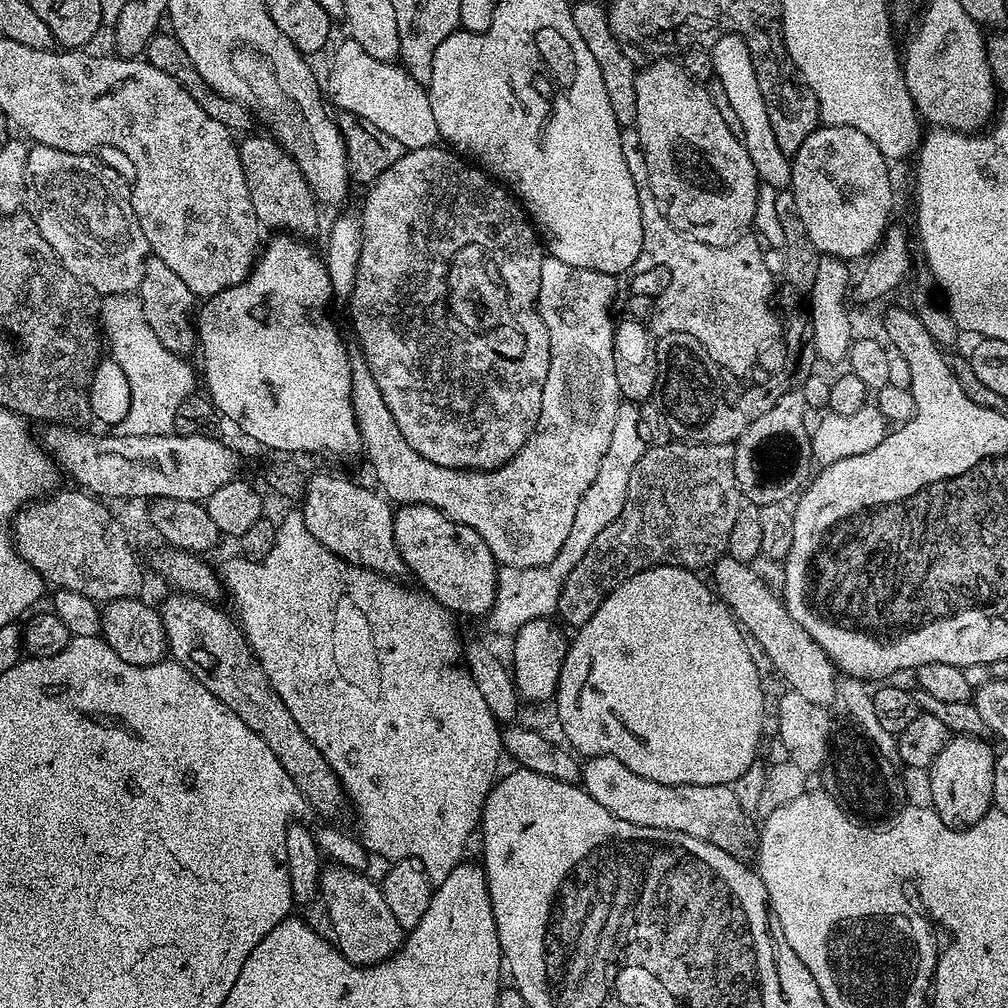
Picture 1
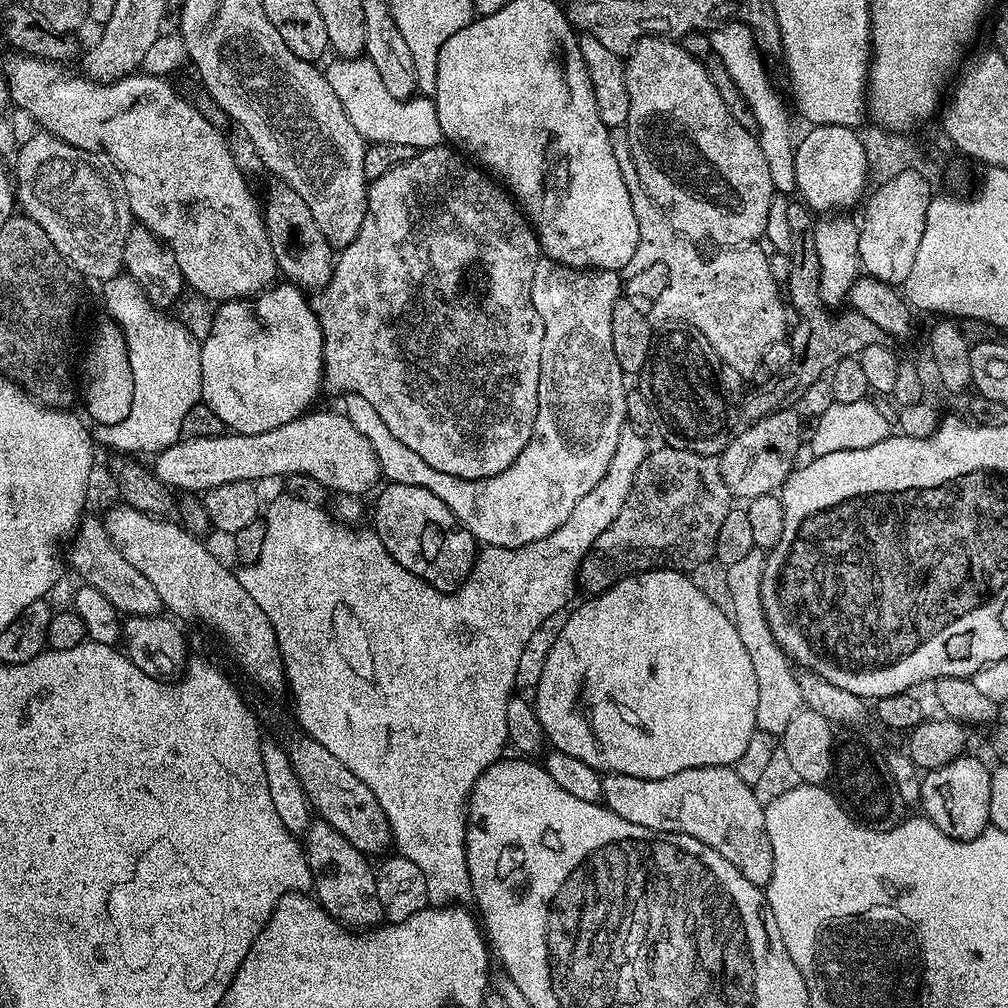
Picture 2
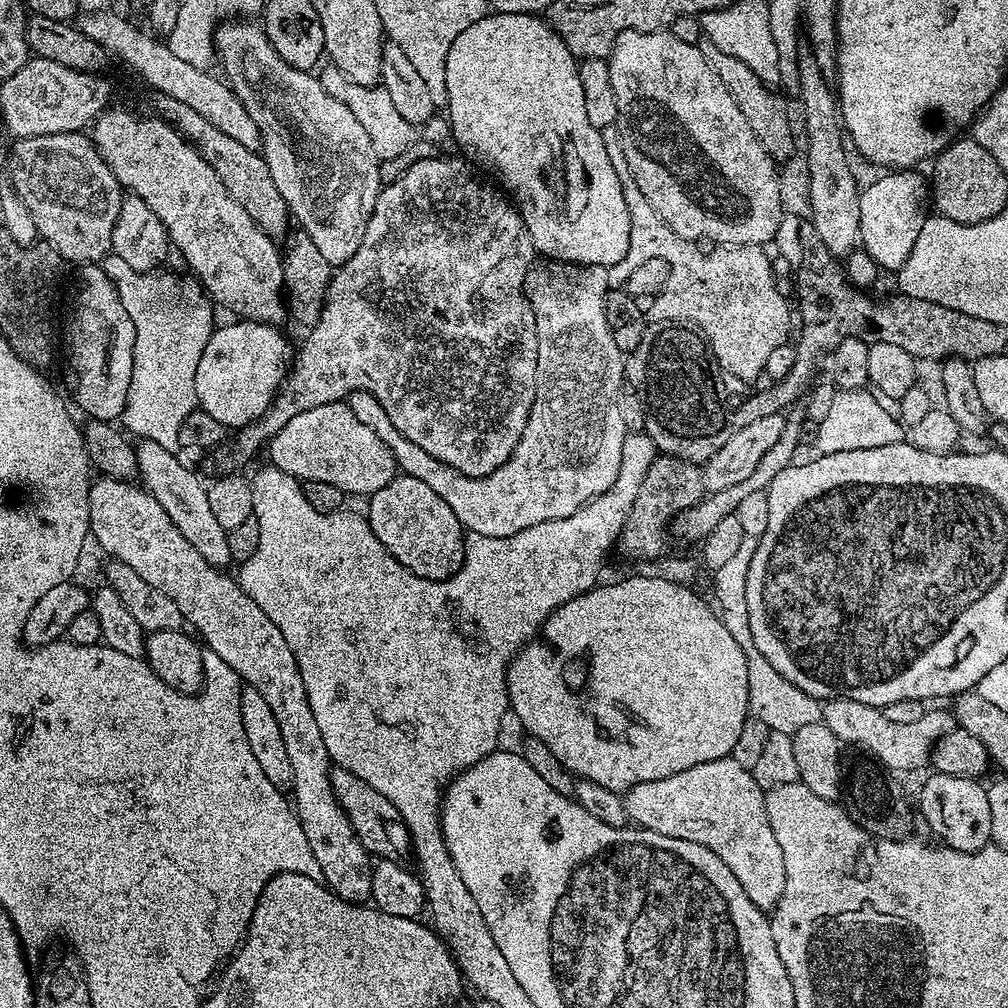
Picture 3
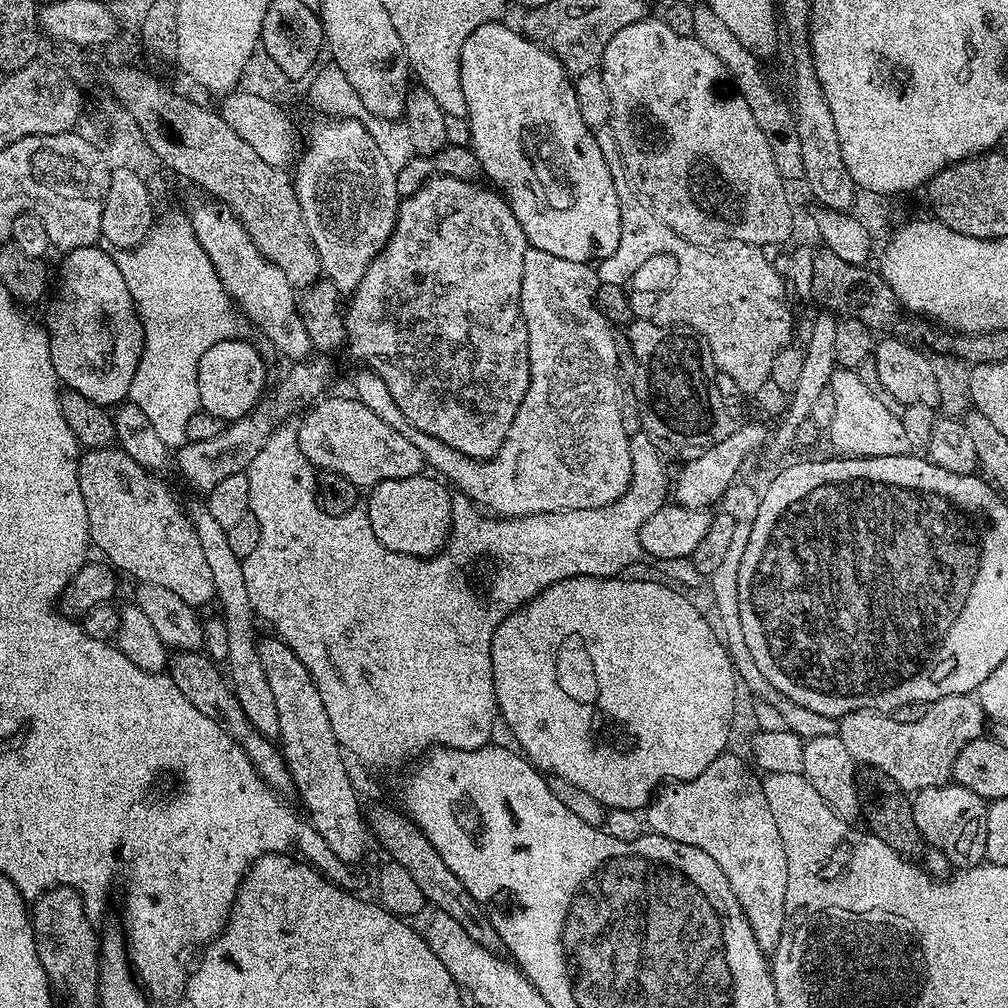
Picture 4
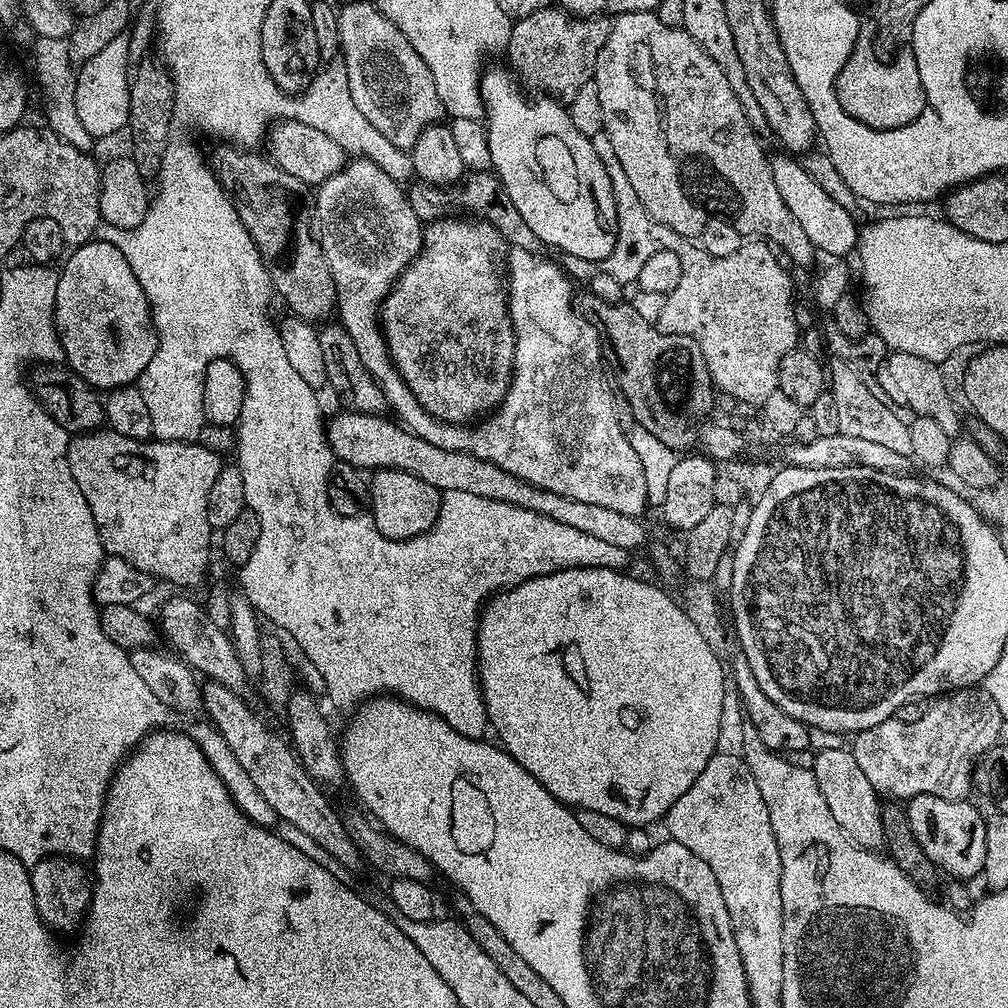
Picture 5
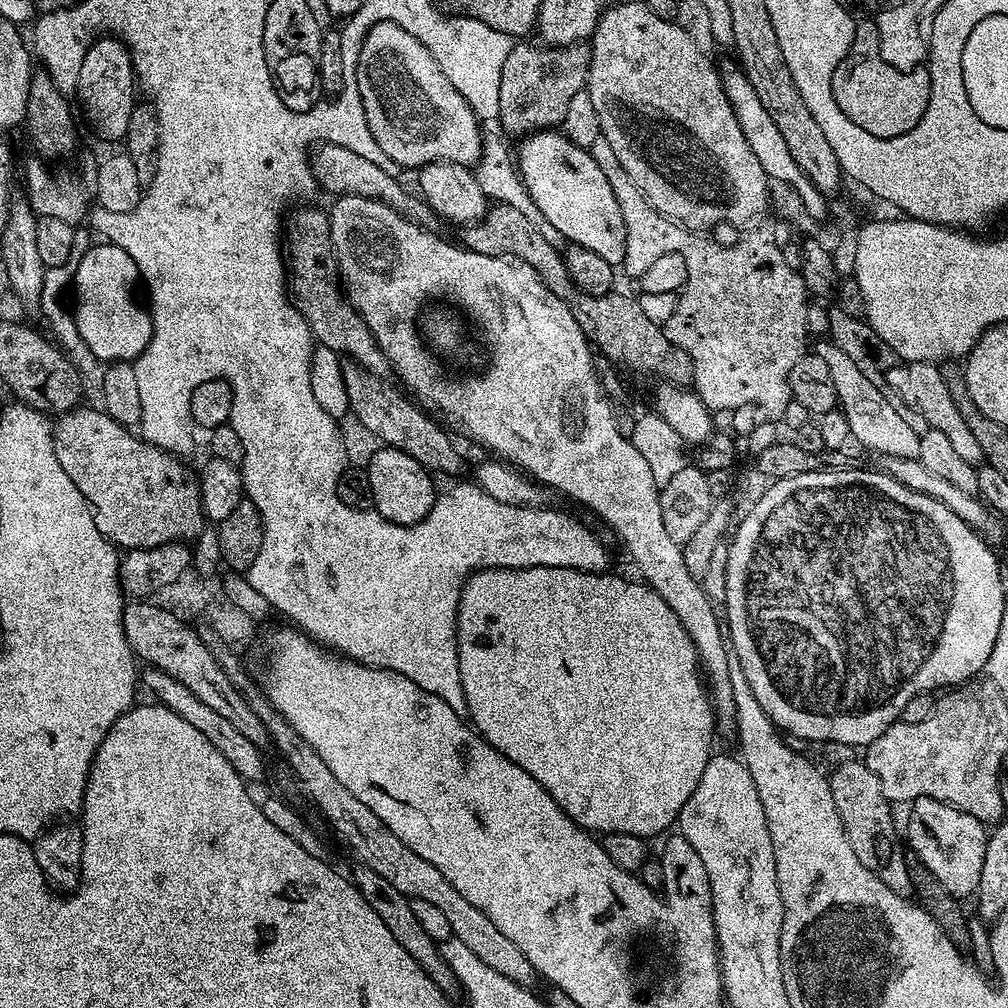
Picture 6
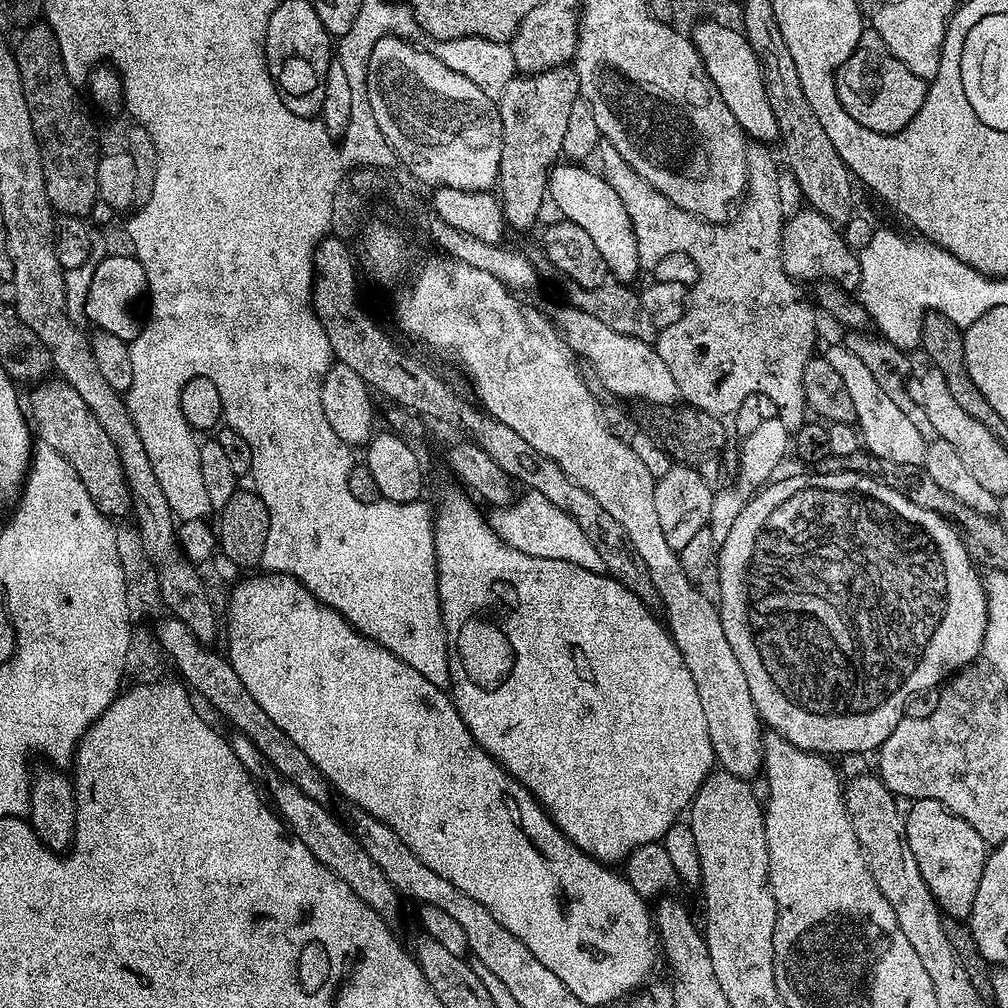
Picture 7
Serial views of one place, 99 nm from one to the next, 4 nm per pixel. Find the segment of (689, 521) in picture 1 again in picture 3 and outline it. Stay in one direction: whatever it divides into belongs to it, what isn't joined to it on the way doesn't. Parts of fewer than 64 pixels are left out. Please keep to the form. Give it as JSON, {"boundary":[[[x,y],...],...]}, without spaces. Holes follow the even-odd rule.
{"boundary":[[[657,455],[654,462],[650,462],[650,470],[646,470],[646,479],[638,490],[638,498],[624,528],[620,531],[618,552],[625,561],[658,560],[665,555],[664,531],[669,531],[670,525],[678,514],[692,508],[706,495],[703,471],[689,460],[674,458],[673,456]]]}

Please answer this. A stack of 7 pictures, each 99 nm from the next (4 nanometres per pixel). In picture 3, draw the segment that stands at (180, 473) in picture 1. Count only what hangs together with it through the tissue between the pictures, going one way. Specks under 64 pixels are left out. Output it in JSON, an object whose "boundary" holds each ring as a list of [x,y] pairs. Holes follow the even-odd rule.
{"boundary":[[[330,402],[326,406],[314,406],[314,410],[302,410],[302,414],[290,418],[274,434],[266,449],[267,455],[272,459],[269,460],[271,467],[301,482],[330,482],[330,486],[338,486],[349,497],[373,496],[398,475],[396,459],[386,442],[350,410],[347,402]]]}

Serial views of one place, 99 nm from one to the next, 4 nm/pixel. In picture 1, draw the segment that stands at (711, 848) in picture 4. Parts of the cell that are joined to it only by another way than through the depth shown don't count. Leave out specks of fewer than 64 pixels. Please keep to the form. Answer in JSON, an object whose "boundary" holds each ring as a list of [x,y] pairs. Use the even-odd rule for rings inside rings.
{"boundary":[[[590,756],[582,764],[582,787],[594,802],[598,802],[598,806],[606,806],[606,810],[610,810],[614,818],[622,818],[622,822],[690,834],[690,838],[710,842],[732,856],[743,857],[744,851],[758,840],[757,825],[748,821],[751,820],[749,813],[744,812],[734,790],[726,784],[670,786],[650,782],[650,778],[634,774],[630,766],[622,766],[618,758]]]}

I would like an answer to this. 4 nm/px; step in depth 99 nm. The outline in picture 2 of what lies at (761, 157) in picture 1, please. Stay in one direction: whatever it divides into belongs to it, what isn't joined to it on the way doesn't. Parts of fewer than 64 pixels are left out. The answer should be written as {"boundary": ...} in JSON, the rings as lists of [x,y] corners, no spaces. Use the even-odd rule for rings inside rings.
{"boundary":[[[731,21],[714,28],[709,36],[713,55],[724,64],[730,78],[736,84],[747,107],[755,116],[757,123],[756,137],[770,169],[773,189],[780,194],[793,193],[796,189],[793,154],[795,145],[790,142],[790,120],[786,108],[770,84],[768,72],[764,66],[765,59],[756,45],[752,29],[745,24]]]}

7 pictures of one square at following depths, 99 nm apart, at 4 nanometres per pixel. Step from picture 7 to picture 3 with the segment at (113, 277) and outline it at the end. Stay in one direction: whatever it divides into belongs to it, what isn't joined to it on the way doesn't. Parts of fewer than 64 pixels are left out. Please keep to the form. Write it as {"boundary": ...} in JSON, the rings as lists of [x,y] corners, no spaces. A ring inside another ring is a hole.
{"boundary":[[[85,263],[80,272],[80,293],[72,308],[72,321],[68,324],[68,392],[71,403],[85,412],[88,420],[107,420],[116,422],[123,417],[126,394],[130,390],[134,370],[134,322],[122,310],[118,290],[114,282],[104,273],[99,263]]]}

